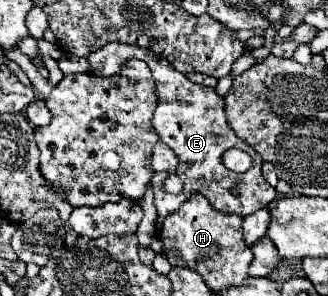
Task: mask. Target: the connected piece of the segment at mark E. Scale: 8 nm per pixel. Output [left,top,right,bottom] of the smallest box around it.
[88,44,276,224]

